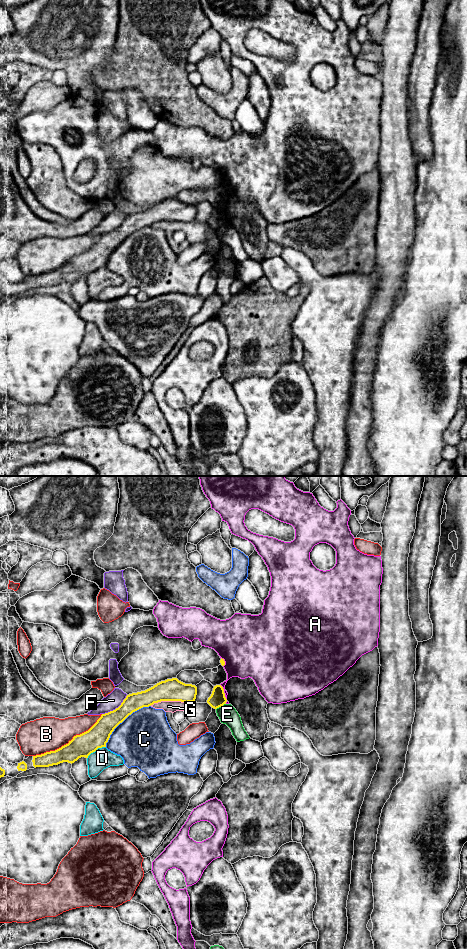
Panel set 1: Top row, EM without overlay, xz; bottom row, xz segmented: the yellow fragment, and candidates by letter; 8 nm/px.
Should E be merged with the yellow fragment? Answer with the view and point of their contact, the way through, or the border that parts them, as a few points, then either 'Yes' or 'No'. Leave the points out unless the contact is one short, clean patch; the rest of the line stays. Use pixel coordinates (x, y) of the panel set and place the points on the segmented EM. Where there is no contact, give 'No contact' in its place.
Touches yellow at xz (220, 706). Boundary: xz (225, 703), (216, 709). No

